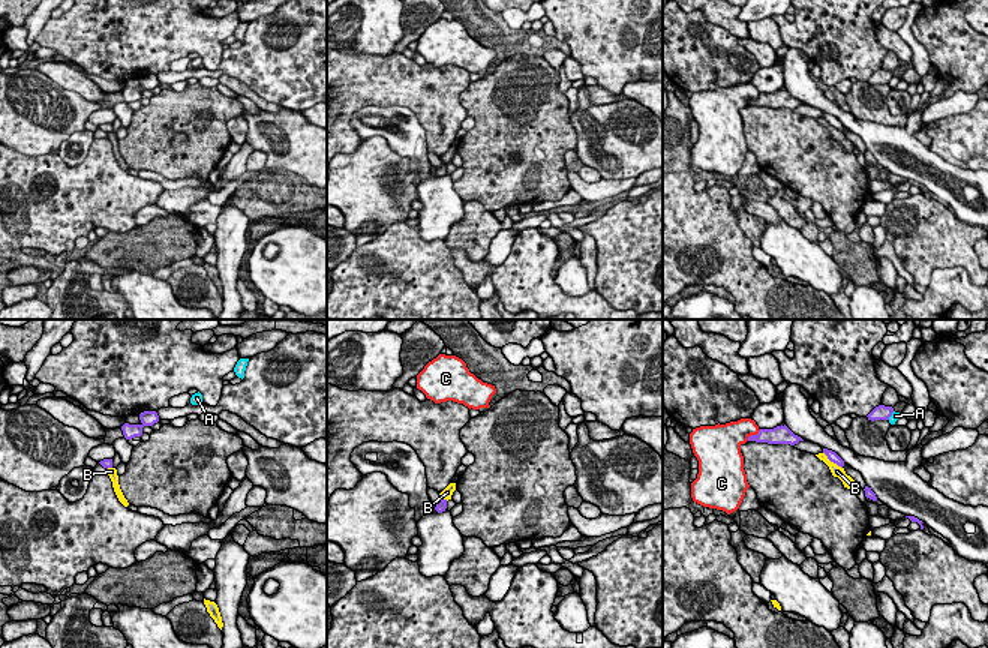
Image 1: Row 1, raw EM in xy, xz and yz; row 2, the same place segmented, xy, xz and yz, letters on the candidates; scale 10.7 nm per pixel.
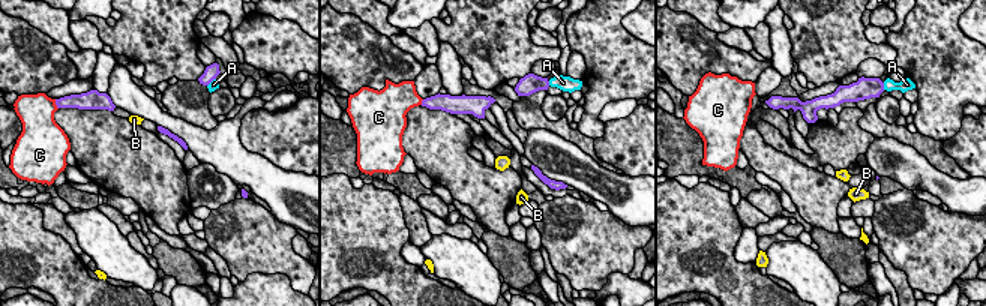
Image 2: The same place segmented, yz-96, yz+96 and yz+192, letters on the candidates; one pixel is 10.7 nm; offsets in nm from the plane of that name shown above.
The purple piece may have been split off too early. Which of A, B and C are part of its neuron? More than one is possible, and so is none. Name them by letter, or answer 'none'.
none

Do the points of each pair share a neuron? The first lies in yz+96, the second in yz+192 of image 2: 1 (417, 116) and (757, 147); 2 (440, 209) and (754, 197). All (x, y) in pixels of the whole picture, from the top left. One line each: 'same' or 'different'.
1: same
2: same

